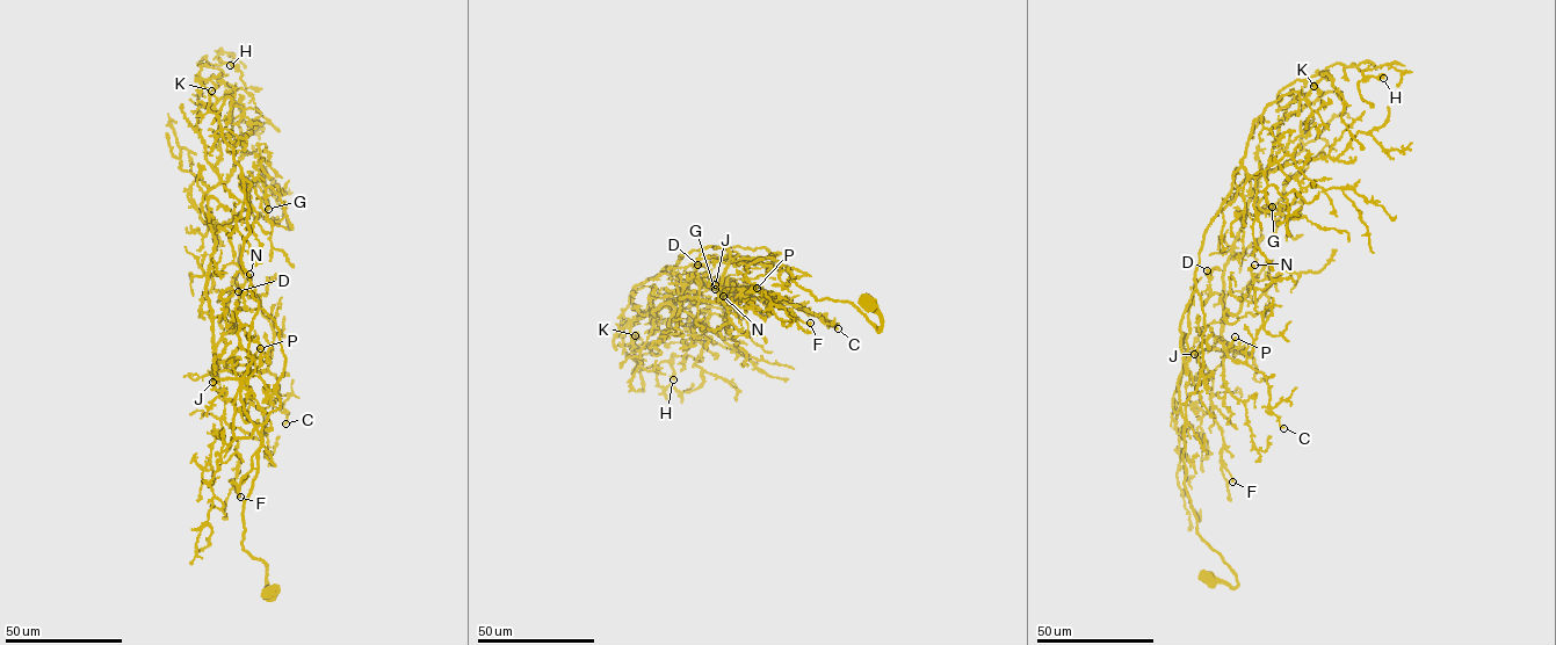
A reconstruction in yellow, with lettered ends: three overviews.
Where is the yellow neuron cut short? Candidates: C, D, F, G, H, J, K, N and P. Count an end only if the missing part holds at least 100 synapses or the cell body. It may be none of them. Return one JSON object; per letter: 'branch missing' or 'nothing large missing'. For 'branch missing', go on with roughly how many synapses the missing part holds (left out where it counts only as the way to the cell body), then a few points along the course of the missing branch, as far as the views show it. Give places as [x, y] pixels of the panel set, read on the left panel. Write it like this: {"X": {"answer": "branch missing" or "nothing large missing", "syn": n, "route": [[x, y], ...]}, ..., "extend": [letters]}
{"C": {"answer": "nothing large missing"}, "D": {"answer": "nothing large missing"}, "F": {"answer": "nothing large missing"}, "G": {"answer": "nothing large missing"}, "H": {"answer": "nothing large missing"}, "J": {"answer": "nothing large missing"}, "K": {"answer": "nothing large missing"}, "N": {"answer": "branch missing", "syn": 160, "route": [[250, 274], [258, 238], [270, 245], [289, 265], [284, 247], [289, 246]]}, "P": {"answer": "nothing large missing"}, "extend": ["N"]}

